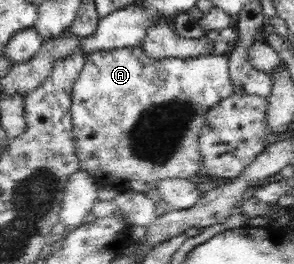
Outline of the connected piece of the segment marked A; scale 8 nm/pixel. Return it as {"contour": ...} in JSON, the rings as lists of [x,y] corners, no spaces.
{"contour":[[[141,46],[94,51],[74,81],[70,115],[74,125],[76,155],[80,170],[100,180],[113,180],[119,192],[148,192],[164,178],[189,179],[202,170],[199,138],[205,114],[222,100],[232,97],[228,55],[206,54],[196,58],[166,57],[154,60]]]}

